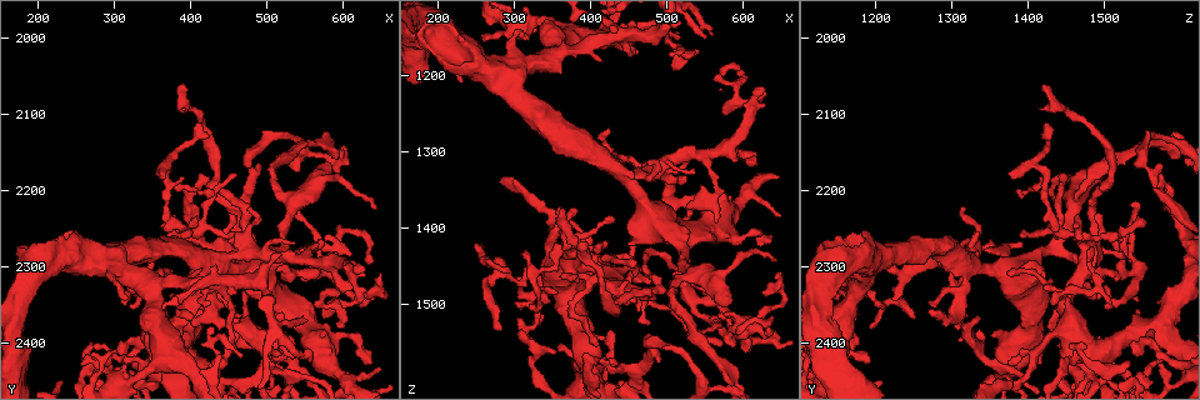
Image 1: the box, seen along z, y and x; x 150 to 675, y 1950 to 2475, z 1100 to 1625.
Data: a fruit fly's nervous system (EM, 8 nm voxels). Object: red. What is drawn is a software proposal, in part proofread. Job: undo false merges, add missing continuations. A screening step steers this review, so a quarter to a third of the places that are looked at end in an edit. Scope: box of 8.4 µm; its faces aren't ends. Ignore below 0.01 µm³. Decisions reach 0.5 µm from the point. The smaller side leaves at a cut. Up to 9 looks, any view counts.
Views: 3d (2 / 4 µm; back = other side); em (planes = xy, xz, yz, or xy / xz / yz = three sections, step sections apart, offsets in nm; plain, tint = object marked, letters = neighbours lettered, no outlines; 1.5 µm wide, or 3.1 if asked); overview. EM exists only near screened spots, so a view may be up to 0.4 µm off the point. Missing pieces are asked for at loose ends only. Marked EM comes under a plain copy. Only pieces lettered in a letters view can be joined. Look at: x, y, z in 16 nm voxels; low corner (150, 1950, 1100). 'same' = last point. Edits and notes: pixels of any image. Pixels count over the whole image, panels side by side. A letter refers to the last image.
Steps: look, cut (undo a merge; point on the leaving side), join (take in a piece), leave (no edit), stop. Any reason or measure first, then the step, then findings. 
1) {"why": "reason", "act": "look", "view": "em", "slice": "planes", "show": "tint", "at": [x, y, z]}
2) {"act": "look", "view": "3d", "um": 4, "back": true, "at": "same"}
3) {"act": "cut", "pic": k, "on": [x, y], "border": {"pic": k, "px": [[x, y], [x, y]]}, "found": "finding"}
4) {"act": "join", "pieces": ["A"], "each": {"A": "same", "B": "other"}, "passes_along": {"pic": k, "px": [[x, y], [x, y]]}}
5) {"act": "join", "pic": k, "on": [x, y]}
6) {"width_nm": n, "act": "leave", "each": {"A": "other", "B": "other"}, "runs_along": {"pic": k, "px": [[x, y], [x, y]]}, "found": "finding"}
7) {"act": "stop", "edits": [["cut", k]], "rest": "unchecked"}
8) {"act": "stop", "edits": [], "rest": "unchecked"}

{"why": "sharp bend", "act": "look", "view": "3d", "um": 4, "at": [615, 2395, 1400]}

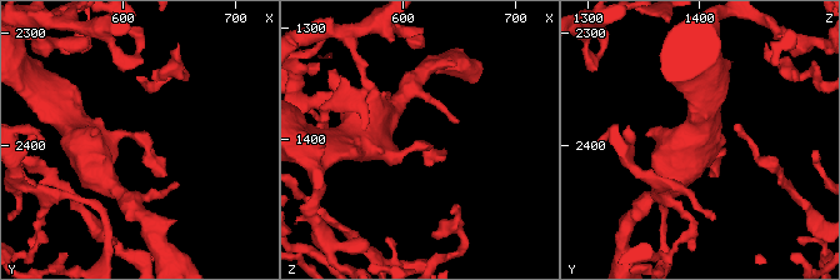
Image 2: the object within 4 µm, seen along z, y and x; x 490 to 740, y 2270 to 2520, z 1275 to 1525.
{"why": "need the tissue", "act": "look", "view": "em", "slice": "planes", "show": "letters", "at": [612, 2394, 1402]}

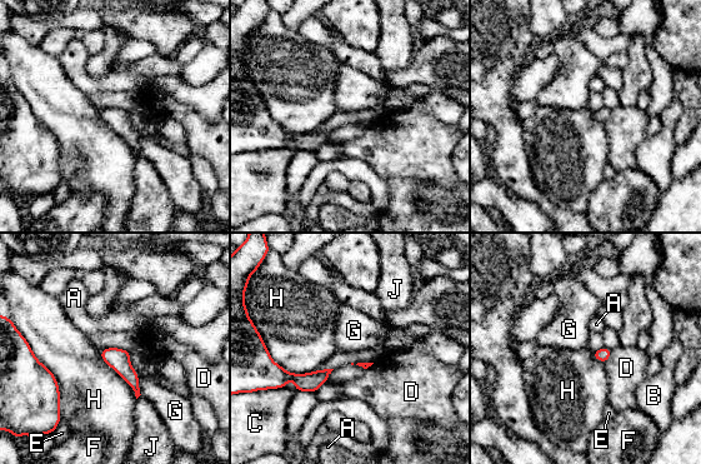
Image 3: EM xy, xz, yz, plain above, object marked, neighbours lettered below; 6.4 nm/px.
{"act": "leave", "each": {"A": "other", "B": "other", "C": "other", "D": "other", "E": "other", "F": "other", "G": "other", "H": "other", "J": "other"}, "border": {"pic": 3, "px": [[26, 339], [56, 380], [61, 420]]}, "found": "continuous, no second neuron"}

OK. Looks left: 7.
{"act": "look", "view": "em", "slice": "planes", "show": "tint", "at": [595, 2345, 1235]}

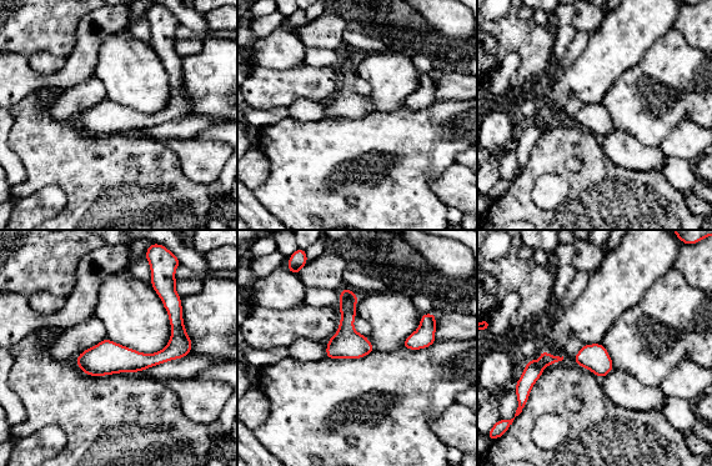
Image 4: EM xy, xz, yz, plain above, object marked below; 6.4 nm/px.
{"why": "see the neighbours", "act": "look", "view": "em", "slice": "planes", "show": "letters", "at": "same"}

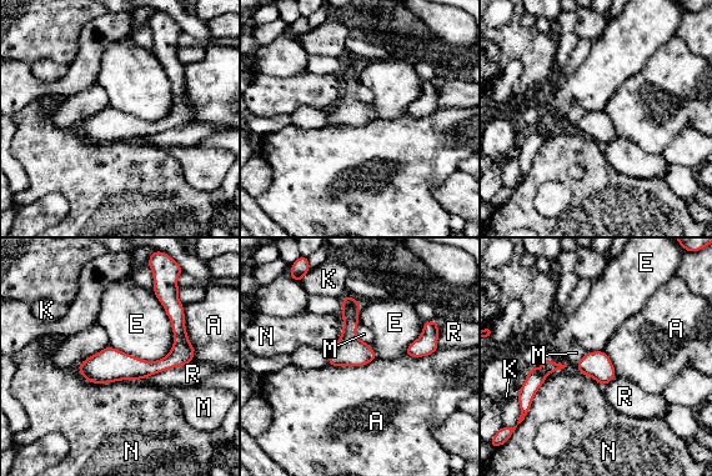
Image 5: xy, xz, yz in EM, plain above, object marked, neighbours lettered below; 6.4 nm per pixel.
{"width_nm": 170, "act": "leave", "each": {"A": "other", "E": "other", "K": "other", "M": "other", "N": "other", "R": "other"}, "runs_along": {"pic": 5, "px": [[169, 301], [179, 350], [166, 362], [83, 371]]}, "found": "all the same neuron"}

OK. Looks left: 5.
{"why": "branch point", "act": "look", "view": "3d", "um": 2, "at": [430, 2360, 1305]}

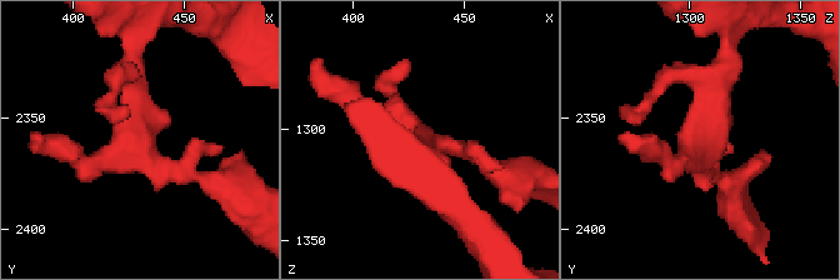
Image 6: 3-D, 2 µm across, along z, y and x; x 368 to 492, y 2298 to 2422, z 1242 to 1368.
{"why": "shape alone is not enough", "act": "look", "view": "em", "slice": "xy", "step": 8, "show": "tint", "at": [431, 2359, 1308]}

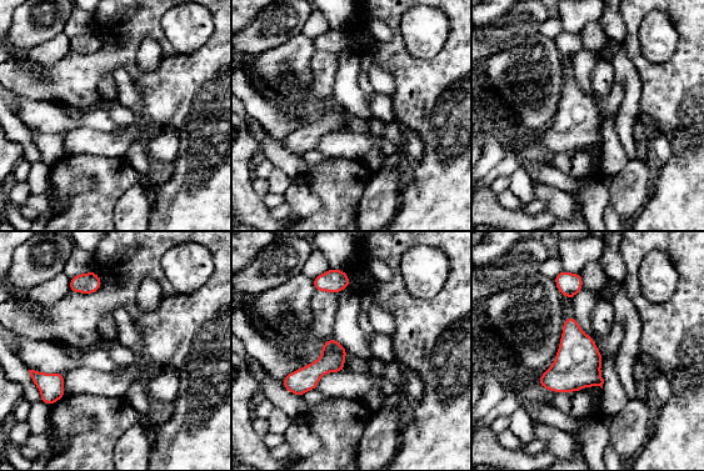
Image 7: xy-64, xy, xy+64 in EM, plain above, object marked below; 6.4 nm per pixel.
{"why": "another direction", "act": "look", "view": "em", "slice": "planes", "show": "letters", "at": "same"}

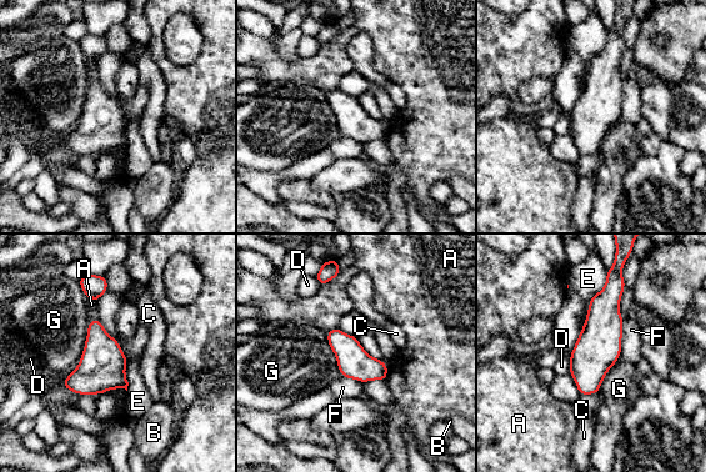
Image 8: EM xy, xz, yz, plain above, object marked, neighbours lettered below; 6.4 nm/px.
{"longest_contact_nm": ["G", 440], "act": "leave", "each": {"A": "other", "B": "other", "C": "other", "D": "other", "E": "other", "F": "other", "G": "other"}, "border": {"pic": 8, "px": [[607, 270], [581, 329]]}, "found": "one neuron here"}

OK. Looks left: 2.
{"why": "looks like a crossing", "act": "look", "view": "em", "slice": "planes", "show": "tint", "at": [580, 2310, 1540]}

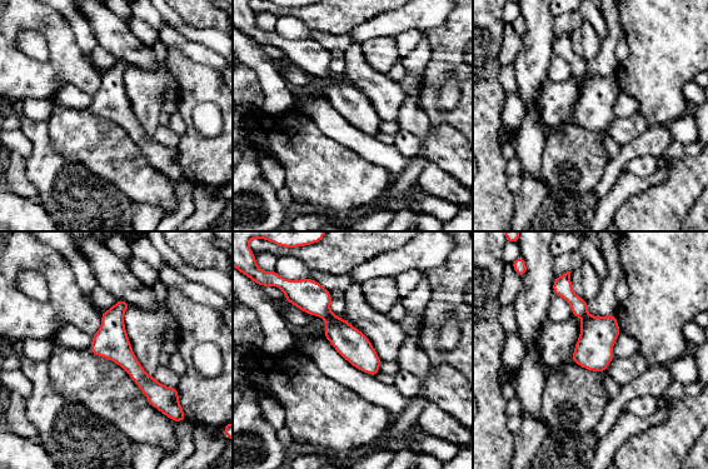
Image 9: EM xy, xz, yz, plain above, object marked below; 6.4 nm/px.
{"act": "look", "view": "em", "slice": "planes", "show": "letters", "at": "same"}

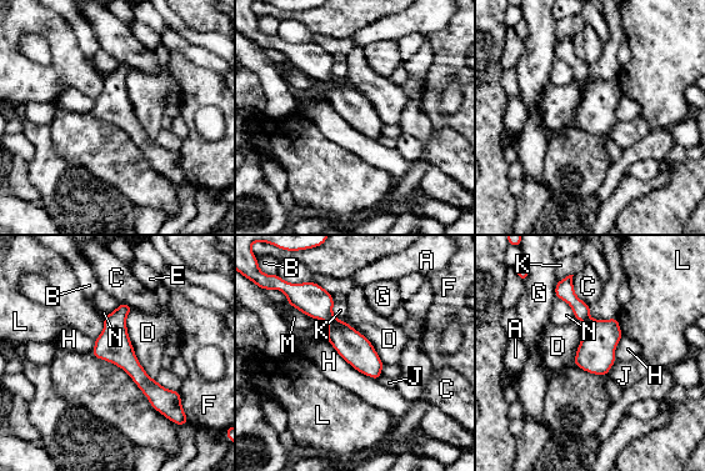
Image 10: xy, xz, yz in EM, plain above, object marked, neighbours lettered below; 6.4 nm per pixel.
{"act": "leave", "each": {"A": "other", "B": "other", "C": "other", "D": "other", "E": "other", "F": "other", "G": "other", "H": "other", "J": "other", "K": "other", "L": "other", "M": "other", "N": "other"}, "border": {"pic": 10, "px": [[133, 309], [126, 332], [155, 380]]}, "found": "continuous, no second neuron"}

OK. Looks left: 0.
{"act": "stop", "edits": [], "rest": "unchecked"}

